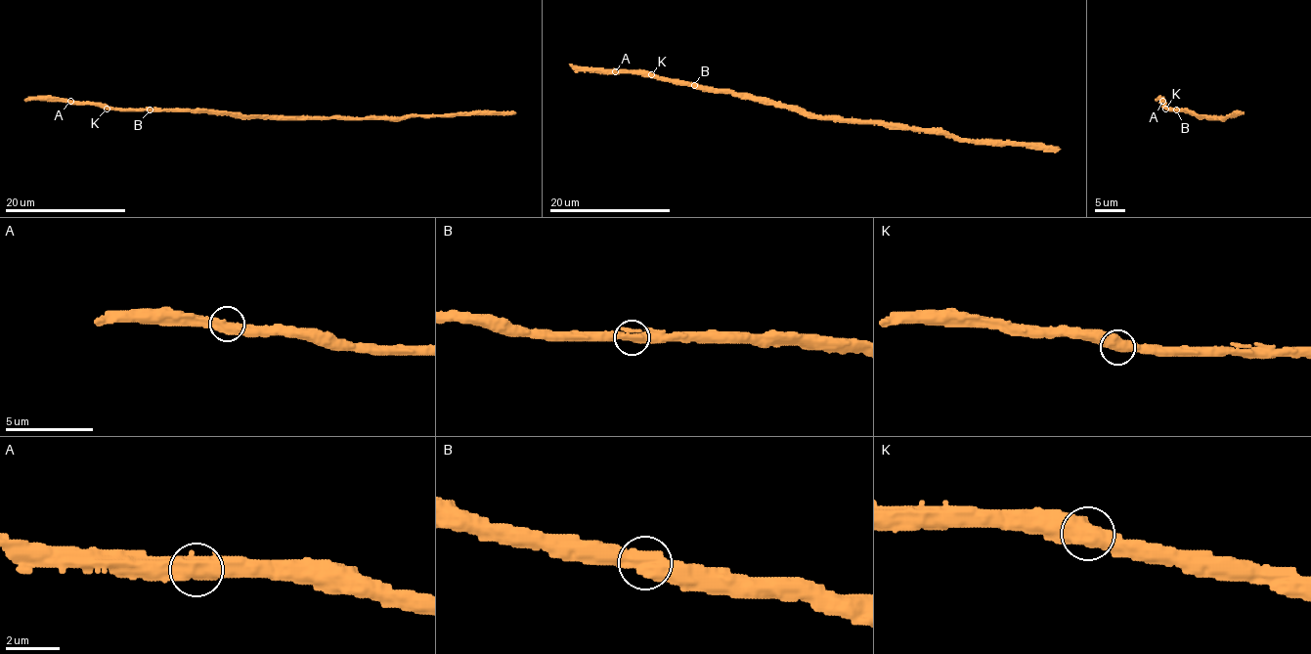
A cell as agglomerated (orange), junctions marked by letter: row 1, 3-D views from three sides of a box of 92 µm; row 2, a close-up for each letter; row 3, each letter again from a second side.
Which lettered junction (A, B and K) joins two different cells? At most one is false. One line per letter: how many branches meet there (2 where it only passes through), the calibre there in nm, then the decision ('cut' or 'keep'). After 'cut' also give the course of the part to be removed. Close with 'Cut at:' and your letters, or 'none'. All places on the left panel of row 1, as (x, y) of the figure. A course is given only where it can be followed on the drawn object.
A: 2 branches meet; 550 nm thick; keep
B: 2 branches meet; 500 nm thick; keep
K: 2 branches meet; 480 nm thick; keep
Cut at: none

